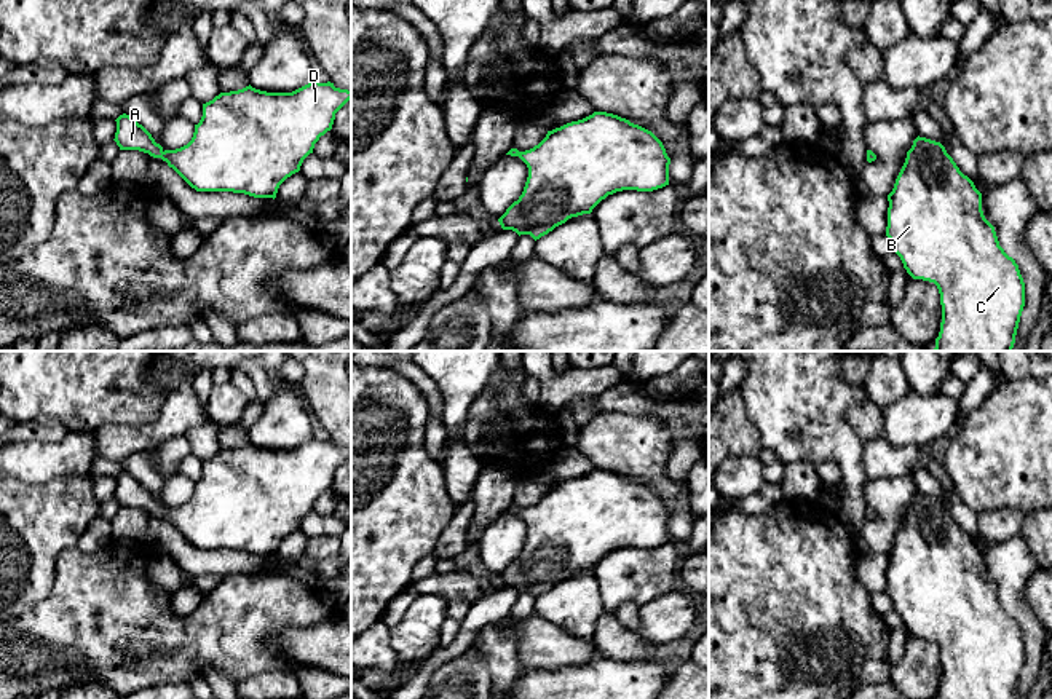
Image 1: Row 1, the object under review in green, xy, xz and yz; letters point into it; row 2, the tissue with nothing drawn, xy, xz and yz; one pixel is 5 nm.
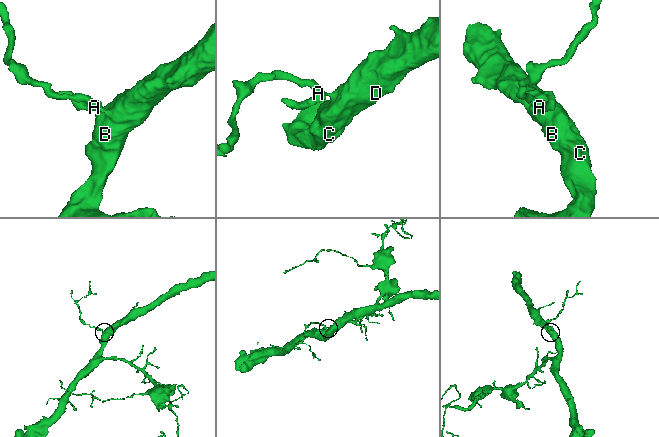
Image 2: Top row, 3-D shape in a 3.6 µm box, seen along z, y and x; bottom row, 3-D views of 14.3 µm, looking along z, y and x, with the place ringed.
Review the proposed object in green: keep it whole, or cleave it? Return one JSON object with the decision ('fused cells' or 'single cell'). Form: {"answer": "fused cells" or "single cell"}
{"answer": "single cell"}

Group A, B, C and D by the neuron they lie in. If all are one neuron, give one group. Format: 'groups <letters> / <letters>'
groups A B C D

